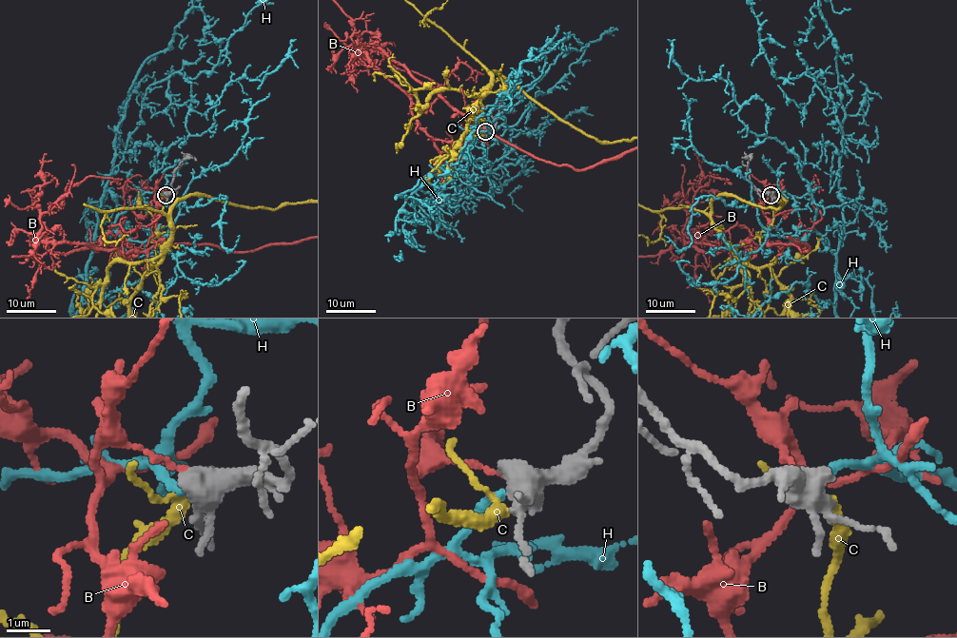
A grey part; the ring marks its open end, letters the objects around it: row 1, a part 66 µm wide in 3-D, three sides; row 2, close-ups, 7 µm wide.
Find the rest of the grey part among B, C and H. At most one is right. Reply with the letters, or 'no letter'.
H

